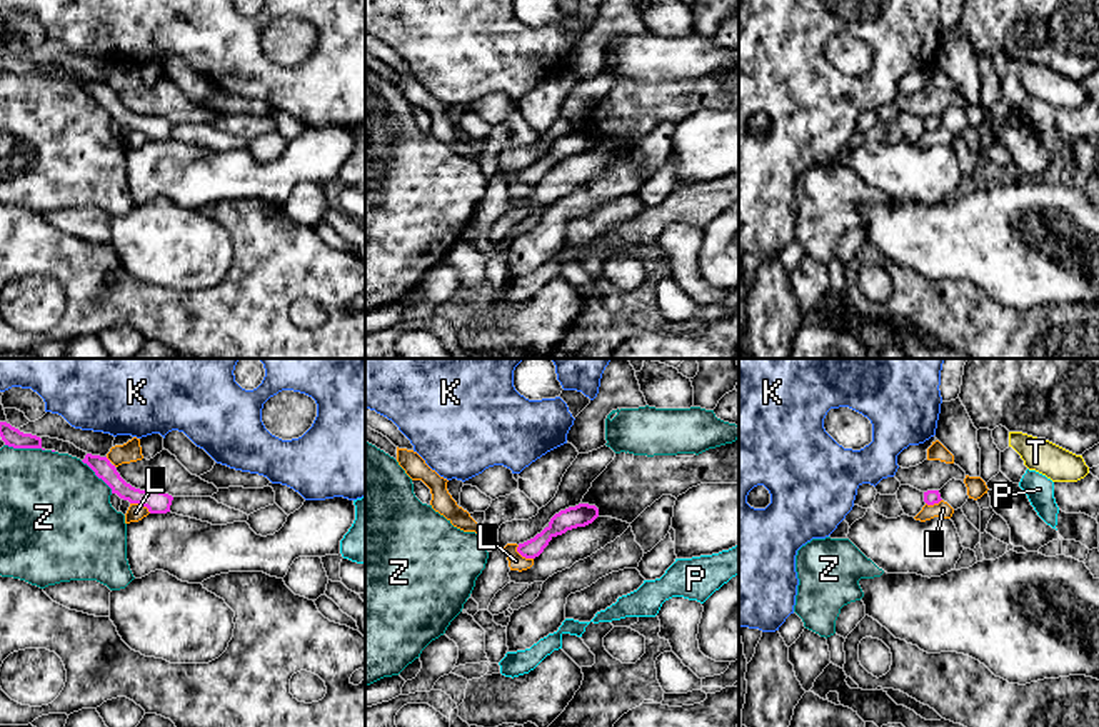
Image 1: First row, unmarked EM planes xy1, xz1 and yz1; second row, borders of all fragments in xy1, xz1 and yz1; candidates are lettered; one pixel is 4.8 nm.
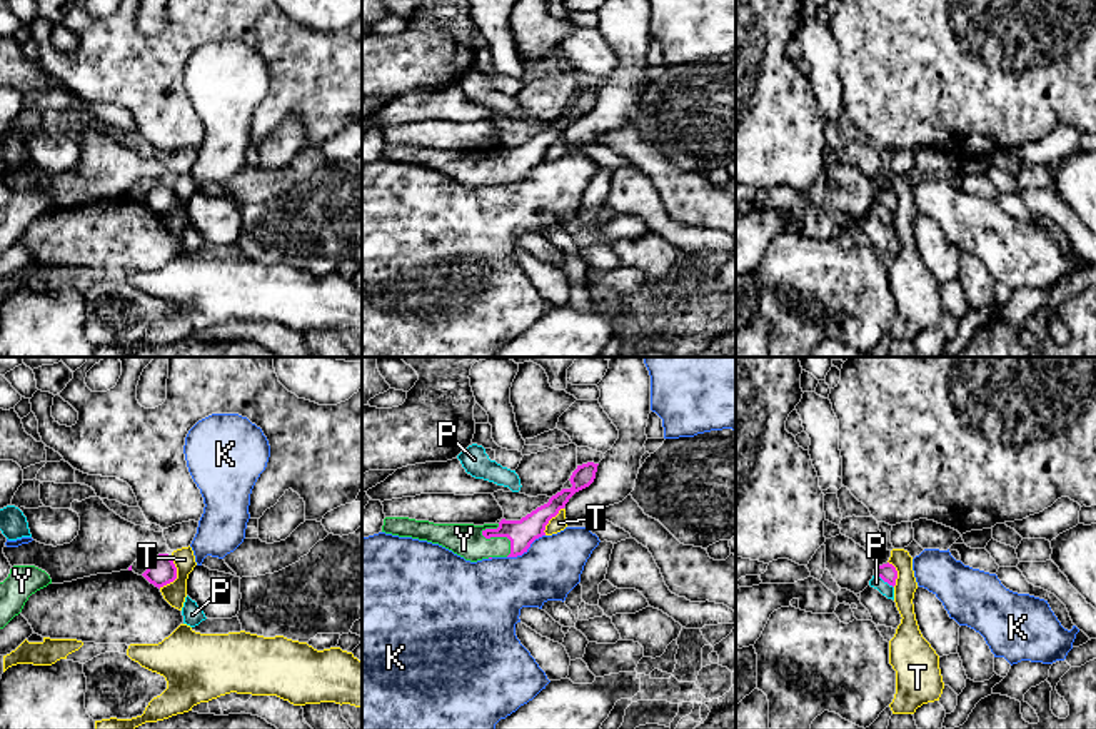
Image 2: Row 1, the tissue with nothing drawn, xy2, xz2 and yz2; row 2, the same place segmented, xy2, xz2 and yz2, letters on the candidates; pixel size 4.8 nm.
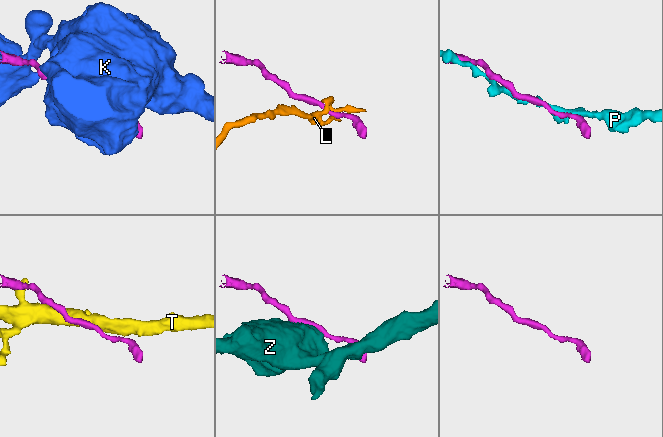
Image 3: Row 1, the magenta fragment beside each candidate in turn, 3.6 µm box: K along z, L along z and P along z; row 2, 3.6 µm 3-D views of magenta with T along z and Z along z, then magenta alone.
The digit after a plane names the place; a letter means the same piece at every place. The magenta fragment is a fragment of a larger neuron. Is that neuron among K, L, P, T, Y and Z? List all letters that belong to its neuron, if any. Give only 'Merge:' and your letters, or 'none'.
Merge: Y

